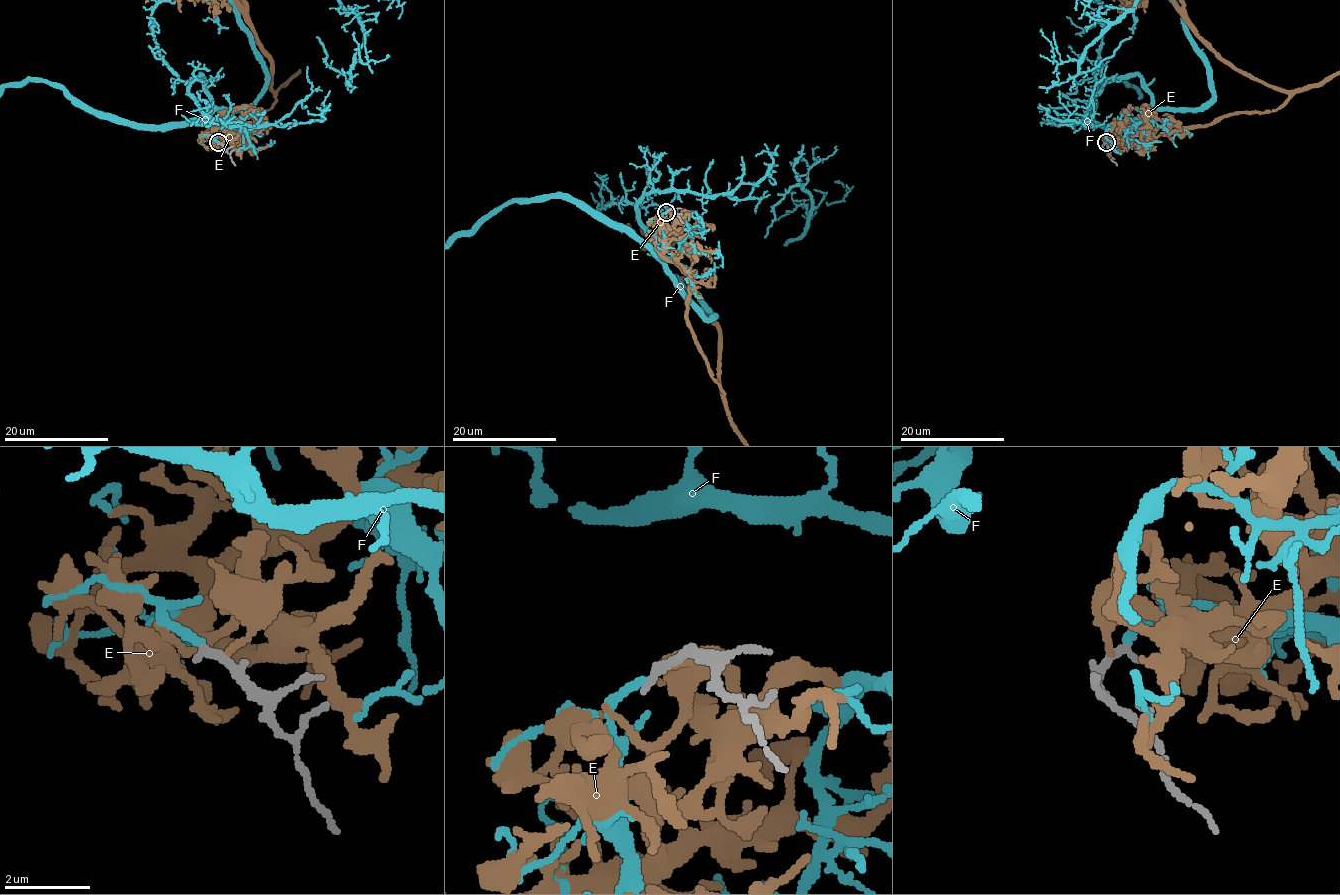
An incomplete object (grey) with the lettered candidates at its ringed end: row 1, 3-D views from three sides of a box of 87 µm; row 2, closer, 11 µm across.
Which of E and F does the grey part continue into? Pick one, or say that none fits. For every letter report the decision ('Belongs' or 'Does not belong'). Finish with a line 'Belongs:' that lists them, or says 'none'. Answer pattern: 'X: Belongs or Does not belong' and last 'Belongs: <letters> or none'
E: Does not belong
F: Belongs
Belongs: F

